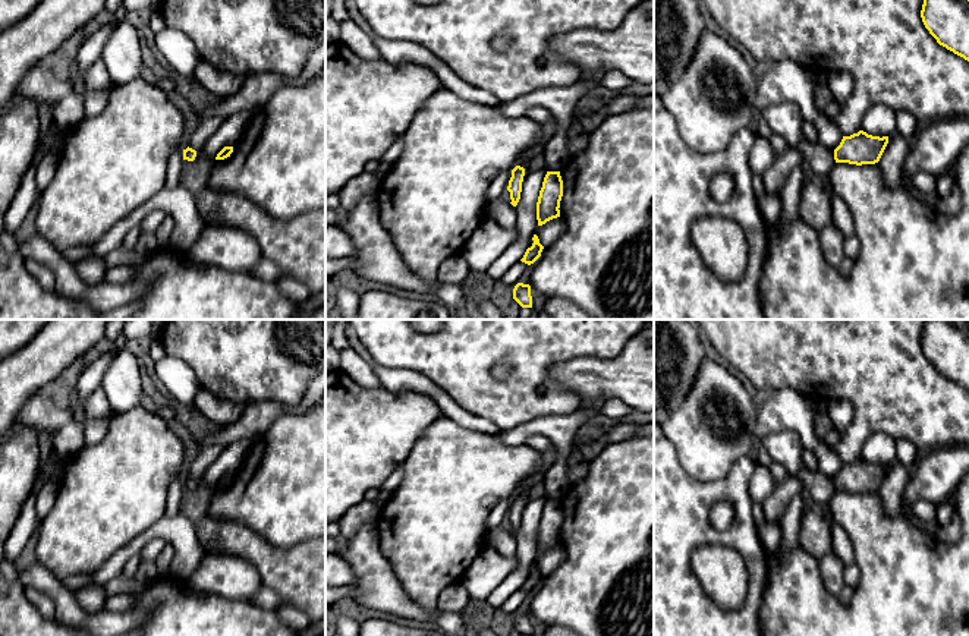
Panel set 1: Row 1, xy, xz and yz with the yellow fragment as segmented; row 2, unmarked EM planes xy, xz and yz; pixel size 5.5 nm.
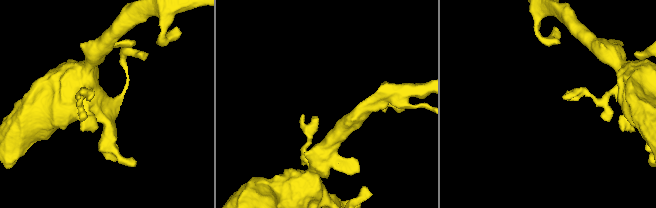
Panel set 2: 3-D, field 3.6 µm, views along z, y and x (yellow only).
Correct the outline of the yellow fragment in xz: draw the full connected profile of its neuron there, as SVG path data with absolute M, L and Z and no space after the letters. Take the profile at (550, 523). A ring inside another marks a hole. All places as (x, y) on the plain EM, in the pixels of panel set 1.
M547 500L537 530L538 554L560 545L560 529L563 525L563 509L560 500Z

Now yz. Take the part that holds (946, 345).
M926 319L921 346L940 374L969 390L969 325Z

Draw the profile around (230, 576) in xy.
M205 554L201 566L186 579L186 585L232 599L249 599L264 588L255 566L249 561L211 554Z

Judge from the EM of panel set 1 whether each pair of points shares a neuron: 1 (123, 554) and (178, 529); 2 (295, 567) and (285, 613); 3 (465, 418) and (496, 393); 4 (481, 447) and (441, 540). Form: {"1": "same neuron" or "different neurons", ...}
{"1": "same neuron", "2": "different neurons", "3": "different neurons", "4": "same neuron"}

